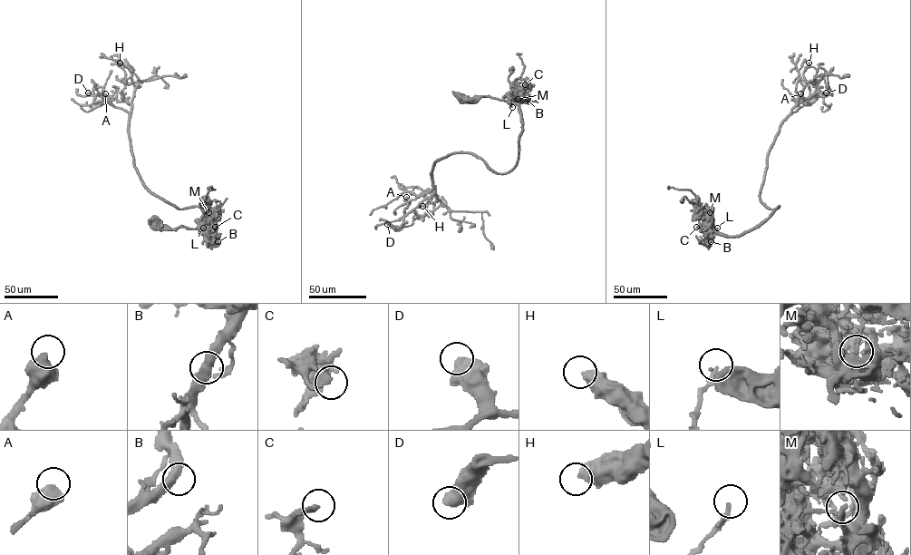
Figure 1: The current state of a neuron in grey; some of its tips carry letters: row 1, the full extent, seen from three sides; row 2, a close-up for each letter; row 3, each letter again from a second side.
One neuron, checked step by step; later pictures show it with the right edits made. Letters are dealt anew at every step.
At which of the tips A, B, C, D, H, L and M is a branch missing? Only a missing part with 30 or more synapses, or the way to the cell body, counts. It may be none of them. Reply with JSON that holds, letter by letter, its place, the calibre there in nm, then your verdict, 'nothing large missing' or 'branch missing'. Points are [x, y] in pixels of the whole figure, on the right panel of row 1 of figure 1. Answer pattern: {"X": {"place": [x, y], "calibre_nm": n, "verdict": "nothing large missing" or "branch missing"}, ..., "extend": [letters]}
{"A": {"place": [800, 93], "calibre_nm": 500, "verdict": "nothing large missing"}, "B": {"place": [711, 241], "calibre_nm": 420, "verdict": "nothing large missing"}, "C": {"place": [696, 227], "calibre_nm": 260, "verdict": "nothing large missing"}, "D": {"place": [826, 92], "calibre_nm": 700, "verdict": "nothing large missing"}, "H": {"place": [809, 63], "calibre_nm": 500, "verdict": "nothing large missing"}, "L": {"place": [717, 228], "calibre_nm": 240, "verdict": "nothing large missing"}, "M": {"place": [710, 212], "calibre_nm": 150, "verdict": "nothing large missing"}, "extend": []}

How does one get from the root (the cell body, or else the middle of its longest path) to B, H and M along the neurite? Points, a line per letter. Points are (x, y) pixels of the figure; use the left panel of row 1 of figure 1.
B: (154, 225), (166, 230), (203, 227), (218, 236), (218, 241)
H: (154, 225), (203, 227), (212, 237), (203, 209), (178, 209), (144, 184), (128, 131), (138, 78), (120, 63)
M: (154, 225), (160, 229), (196, 228), (203, 226), (208, 212)

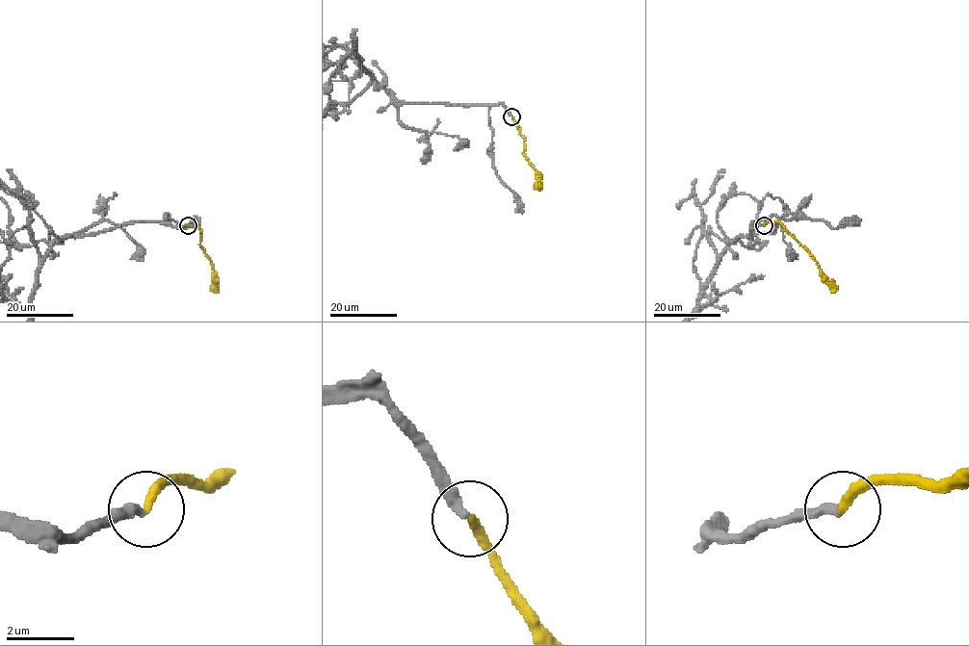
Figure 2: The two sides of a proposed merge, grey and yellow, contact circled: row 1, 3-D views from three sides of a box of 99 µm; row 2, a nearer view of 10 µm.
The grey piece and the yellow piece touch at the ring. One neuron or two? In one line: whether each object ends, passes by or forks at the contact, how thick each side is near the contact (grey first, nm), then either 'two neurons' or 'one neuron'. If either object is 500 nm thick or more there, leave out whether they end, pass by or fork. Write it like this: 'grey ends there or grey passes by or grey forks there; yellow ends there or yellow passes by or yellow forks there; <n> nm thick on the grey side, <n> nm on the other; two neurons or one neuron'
grey ends there; yellow ends there; 280 nm thick on the grey side, 280 nm on the other; one neuron

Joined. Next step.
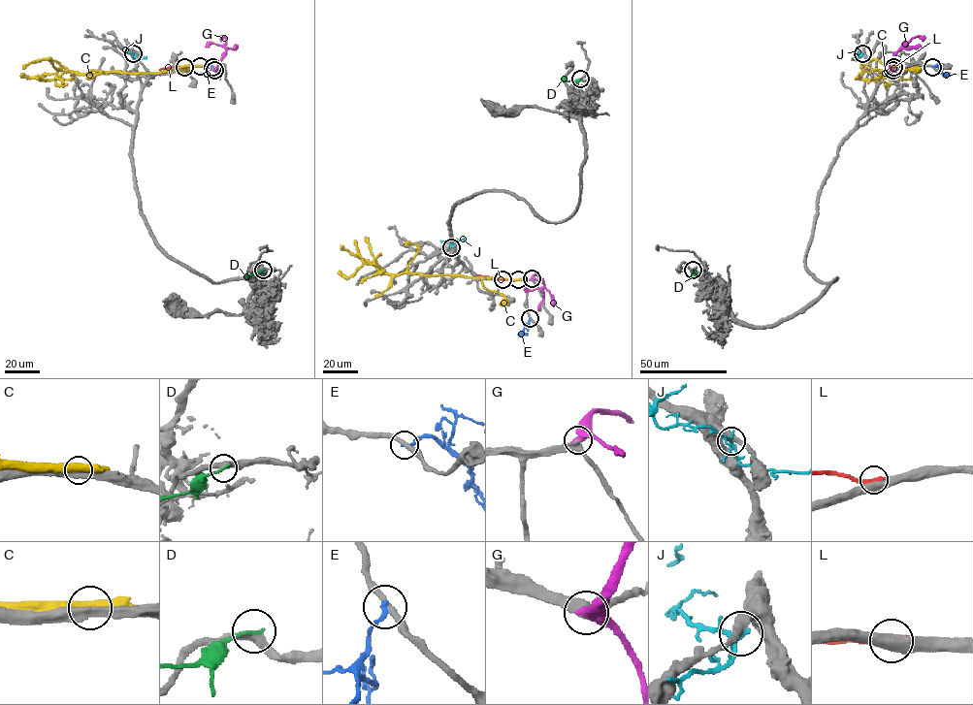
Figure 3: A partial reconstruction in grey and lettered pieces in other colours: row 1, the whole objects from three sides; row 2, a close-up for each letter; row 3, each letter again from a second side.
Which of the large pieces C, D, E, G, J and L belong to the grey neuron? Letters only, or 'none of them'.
G

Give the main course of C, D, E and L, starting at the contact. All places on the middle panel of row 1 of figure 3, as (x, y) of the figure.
C: (518, 279), (387, 273), (376, 265), (368, 264), (346, 277), (339, 271)
D: (580, 79), (575, 81), (562, 80)
E: (530, 318), (523, 332), (518, 334), (521, 335)
L: (502, 279), (476, 274)

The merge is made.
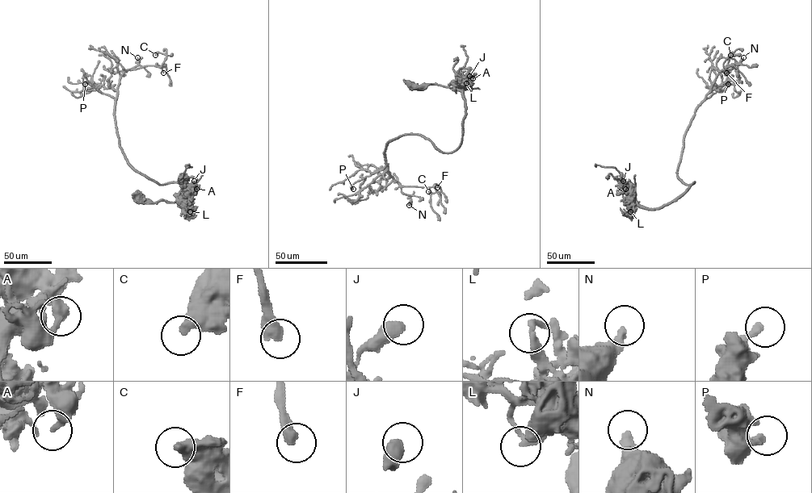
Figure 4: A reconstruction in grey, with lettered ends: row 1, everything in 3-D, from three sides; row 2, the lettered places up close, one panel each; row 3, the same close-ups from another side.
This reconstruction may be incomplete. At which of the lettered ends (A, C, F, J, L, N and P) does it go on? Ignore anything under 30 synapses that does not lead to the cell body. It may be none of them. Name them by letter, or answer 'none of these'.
F, N

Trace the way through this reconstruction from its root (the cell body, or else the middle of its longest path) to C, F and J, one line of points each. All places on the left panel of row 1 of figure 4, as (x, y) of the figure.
C: (137, 198), (189, 209), (181, 185), (140, 173), (119, 145), (119, 81), (160, 67), (166, 56), (155, 55)
F: (137, 198), (189, 209), (181, 185), (159, 185), (129, 164), (115, 126), (123, 73), (163, 73)
J: (137, 198), (148, 203), (180, 201), (187, 194), (194, 181)

